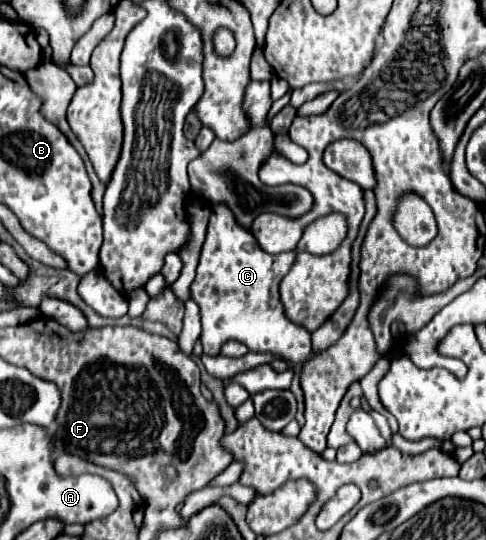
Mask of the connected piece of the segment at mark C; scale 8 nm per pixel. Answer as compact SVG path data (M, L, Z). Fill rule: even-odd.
M212 203L210 209L212 209L212 213L210 213L206 241L204 241L200 263L196 269L196 279L190 285L190 299L200 307L200 315L202 315L200 343L204 347L204 353L218 355L220 347L226 341L236 339L236 341L246 343L246 347L251 352L270 352L282 361L288 361L290 367L298 367L312 351L312 333L306 327L302 327L286 317L284 305L282 305L280 293L278 293L278 285L280 285L284 273L288 273L290 267L294 265L296 253L294 251L278 253L278 255L264 253L260 249L260 245L256 245L254 235L236 221L232 211L224 203Z

